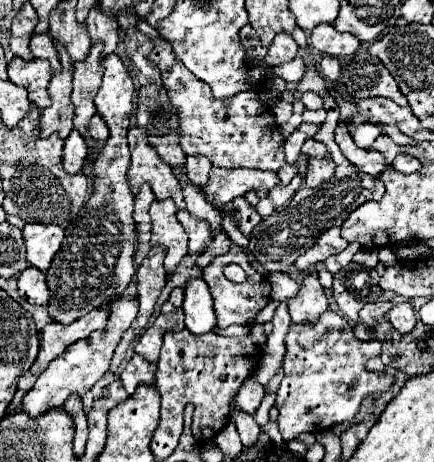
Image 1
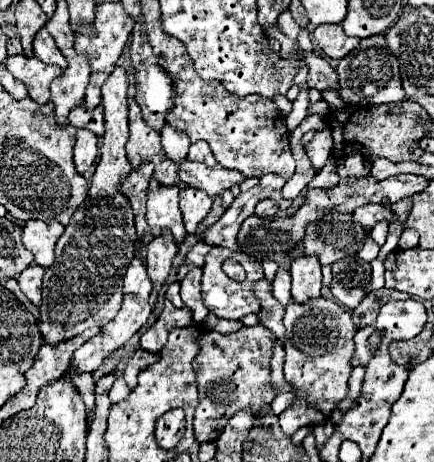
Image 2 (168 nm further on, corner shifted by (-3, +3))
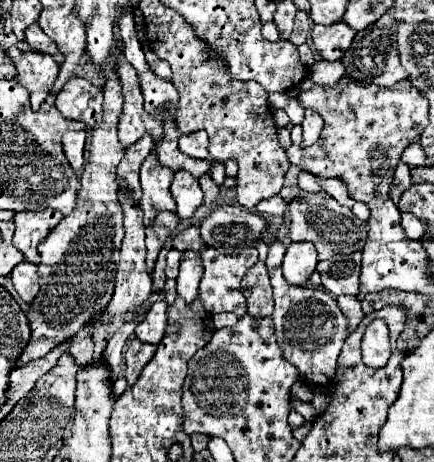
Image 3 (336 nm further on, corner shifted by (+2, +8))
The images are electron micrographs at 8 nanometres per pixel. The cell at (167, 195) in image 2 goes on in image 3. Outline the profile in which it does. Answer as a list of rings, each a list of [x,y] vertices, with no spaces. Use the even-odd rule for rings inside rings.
[[[149,154],[145,162],[141,164],[141,210],[143,210],[143,222],[145,226],[155,220],[157,212],[169,210],[175,212],[175,200],[171,200],[171,176],[173,170],[165,168],[155,154]]]

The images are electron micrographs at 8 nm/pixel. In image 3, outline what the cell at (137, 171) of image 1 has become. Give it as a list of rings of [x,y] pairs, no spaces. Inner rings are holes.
[[[119,56],[115,64],[115,74],[123,84],[123,98],[125,98],[117,126],[121,144],[123,146],[135,144],[139,136],[143,136],[143,132],[151,132],[153,138],[159,140],[159,136],[163,134],[163,114],[157,112],[155,116],[151,116],[145,112],[137,70],[125,60],[125,56]]]

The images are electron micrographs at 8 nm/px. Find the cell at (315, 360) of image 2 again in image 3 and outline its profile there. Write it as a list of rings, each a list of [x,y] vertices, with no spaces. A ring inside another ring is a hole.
[[[281,266],[269,270],[269,280],[275,298],[275,310],[271,318],[285,360],[295,364],[301,376],[311,380],[315,386],[329,384],[329,380],[335,376],[337,356],[347,338],[347,320],[339,310],[335,298],[321,288],[301,288],[289,284],[281,274]]]

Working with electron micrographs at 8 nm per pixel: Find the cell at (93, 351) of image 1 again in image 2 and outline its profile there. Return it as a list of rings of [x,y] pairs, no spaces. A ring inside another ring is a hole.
[[[136,257],[128,271],[126,271],[126,277],[124,277],[124,303],[122,303],[122,309],[118,311],[118,315],[102,327],[102,331],[92,337],[90,341],[86,341],[80,349],[76,349],[76,353],[72,355],[72,361],[70,361],[70,369],[64,377],[70,377],[72,373],[94,373],[96,369],[100,369],[100,365],[104,363],[104,359],[108,355],[112,355],[116,349],[124,347],[134,333],[140,331],[140,327],[146,325],[148,317],[150,317],[150,305],[148,305],[148,295],[150,295],[150,281],[148,281],[148,273],[144,269],[144,261],[140,257]]]

